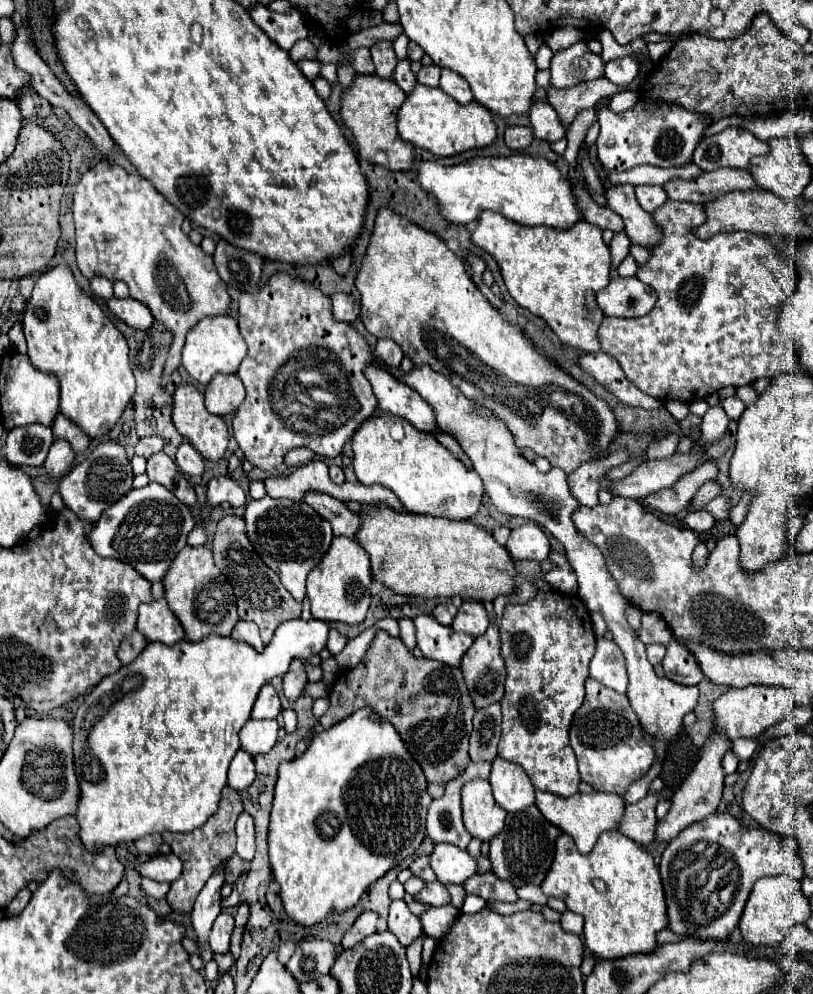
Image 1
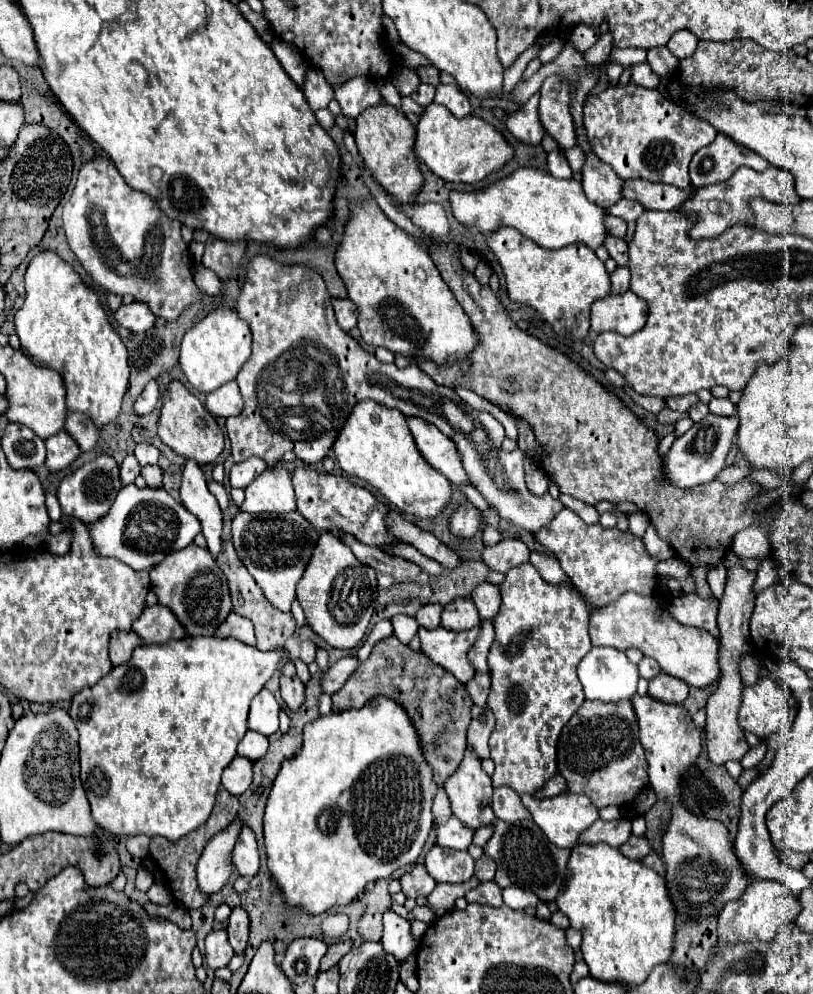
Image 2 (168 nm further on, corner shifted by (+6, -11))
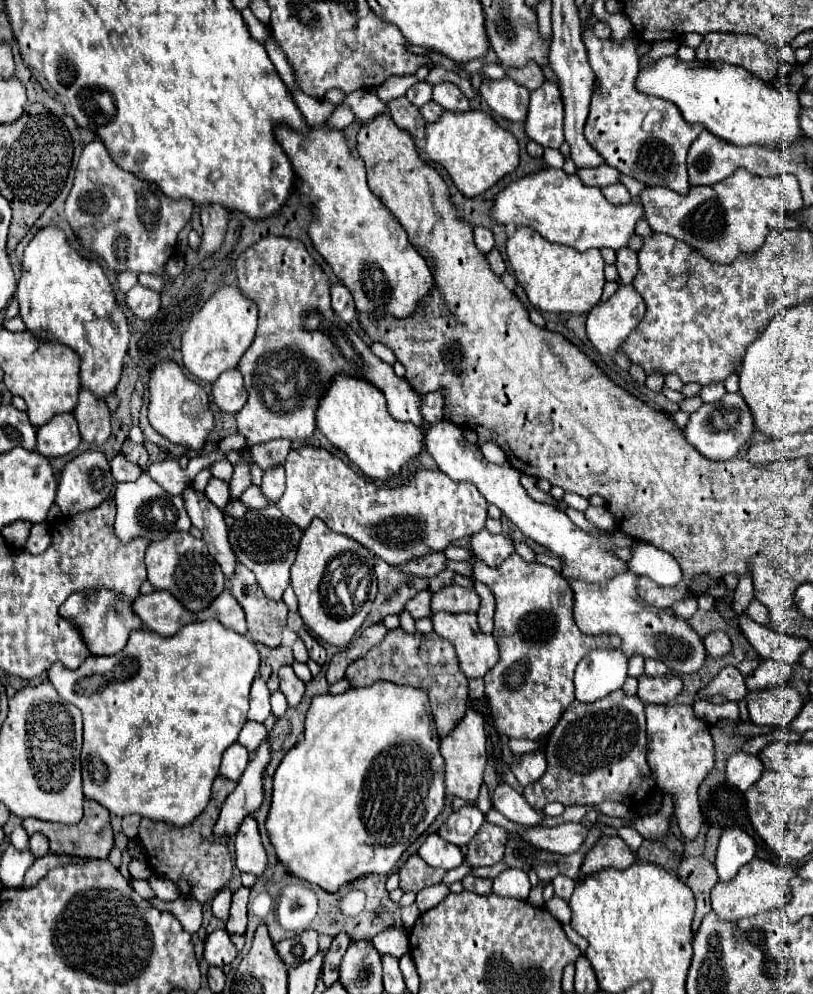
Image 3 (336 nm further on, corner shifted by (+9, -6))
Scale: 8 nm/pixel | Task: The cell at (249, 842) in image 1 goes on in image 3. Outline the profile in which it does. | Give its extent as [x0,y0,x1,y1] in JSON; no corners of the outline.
[236,817,268,875]

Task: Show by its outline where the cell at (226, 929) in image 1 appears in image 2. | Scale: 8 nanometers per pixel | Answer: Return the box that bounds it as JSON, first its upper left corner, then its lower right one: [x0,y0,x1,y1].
[205,930,233,970]

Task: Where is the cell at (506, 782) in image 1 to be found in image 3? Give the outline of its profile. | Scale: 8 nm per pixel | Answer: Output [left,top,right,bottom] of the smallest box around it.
[494,783,546,827]

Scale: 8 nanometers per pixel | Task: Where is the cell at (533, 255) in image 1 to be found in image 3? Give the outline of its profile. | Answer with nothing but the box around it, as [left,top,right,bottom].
[506,227,606,313]

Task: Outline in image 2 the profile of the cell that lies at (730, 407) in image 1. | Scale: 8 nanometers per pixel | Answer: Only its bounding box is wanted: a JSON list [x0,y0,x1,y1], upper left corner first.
[709,398,735,416]

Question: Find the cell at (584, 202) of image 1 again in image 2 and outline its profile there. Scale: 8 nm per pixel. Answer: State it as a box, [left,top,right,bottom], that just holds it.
[603,234,629,266]

